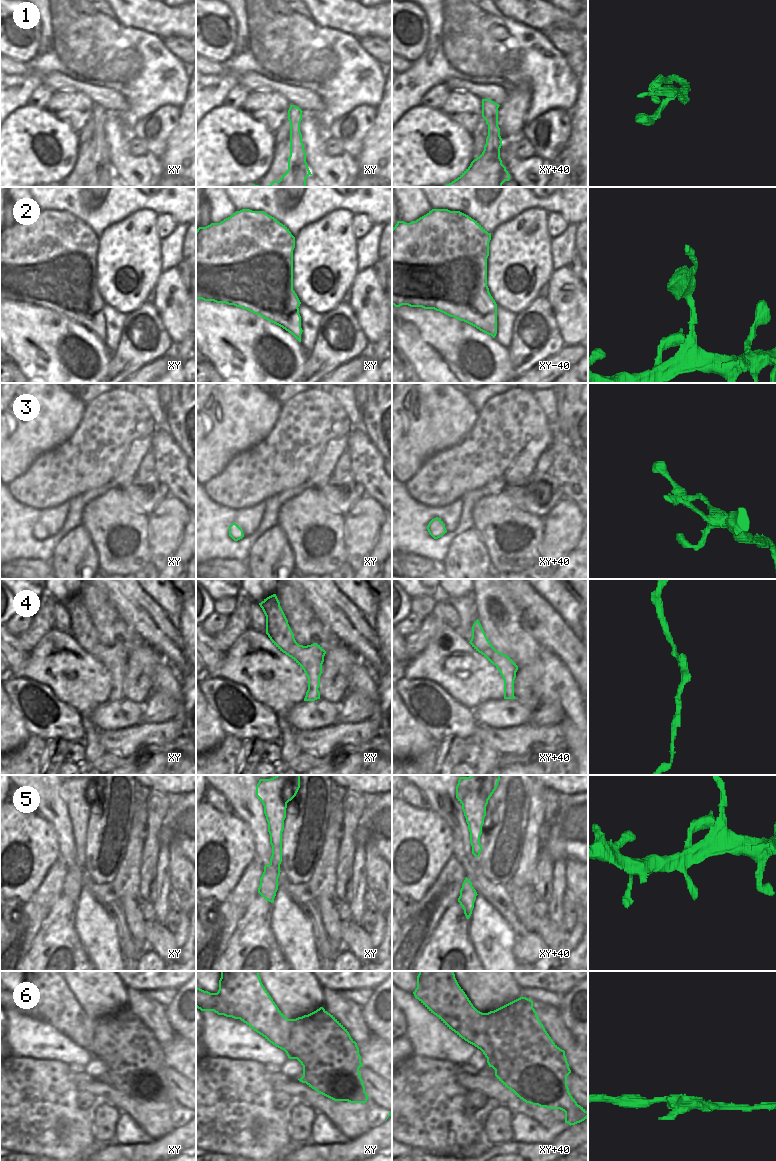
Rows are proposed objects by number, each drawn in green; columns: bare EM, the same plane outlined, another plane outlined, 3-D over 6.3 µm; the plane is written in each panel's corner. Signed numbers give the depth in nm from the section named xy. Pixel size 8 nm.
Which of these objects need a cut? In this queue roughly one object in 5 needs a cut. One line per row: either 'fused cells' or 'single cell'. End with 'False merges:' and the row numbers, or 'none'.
1: single cell
2: fused cells
3: single cell
4: single cell
5: single cell
6: fused cells
False merges: 2, 6

